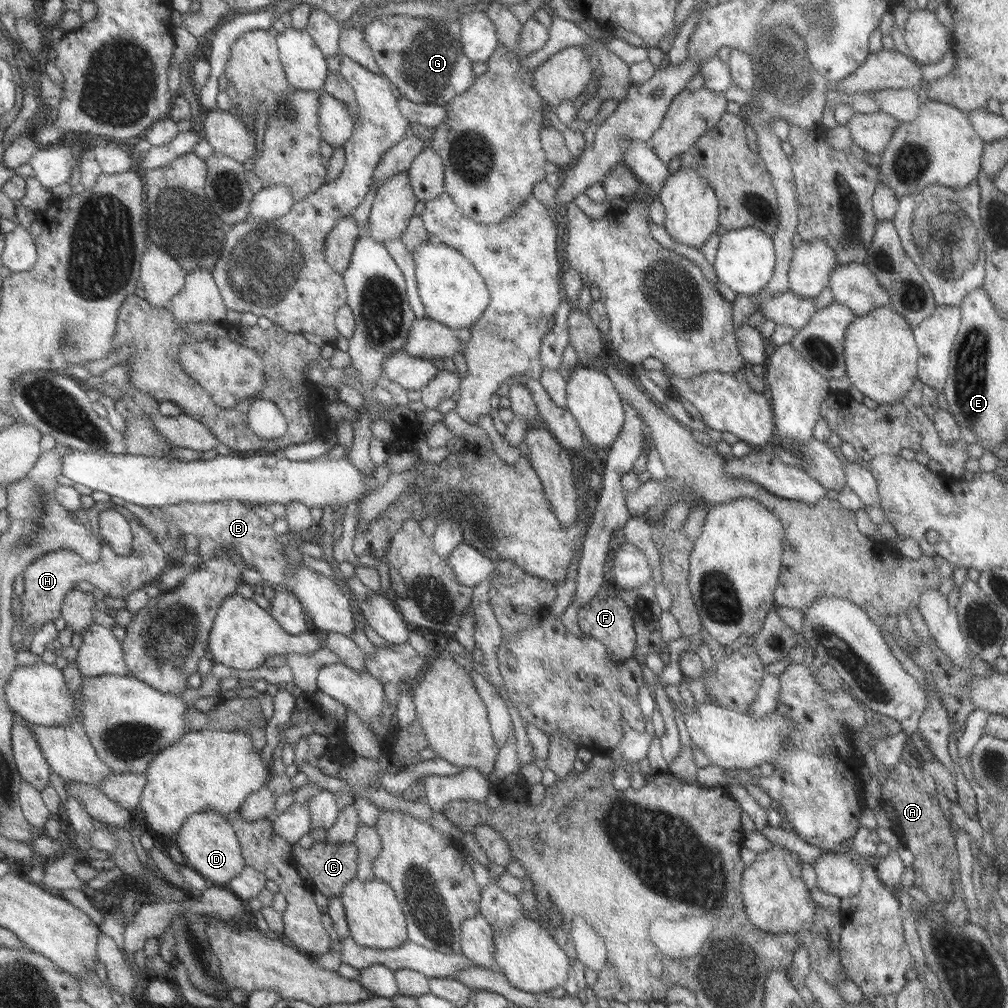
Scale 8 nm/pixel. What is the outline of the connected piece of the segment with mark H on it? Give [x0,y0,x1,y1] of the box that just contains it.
[21,499,168,634]

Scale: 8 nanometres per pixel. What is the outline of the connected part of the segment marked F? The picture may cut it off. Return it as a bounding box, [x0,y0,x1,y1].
[576,595,635,663]

